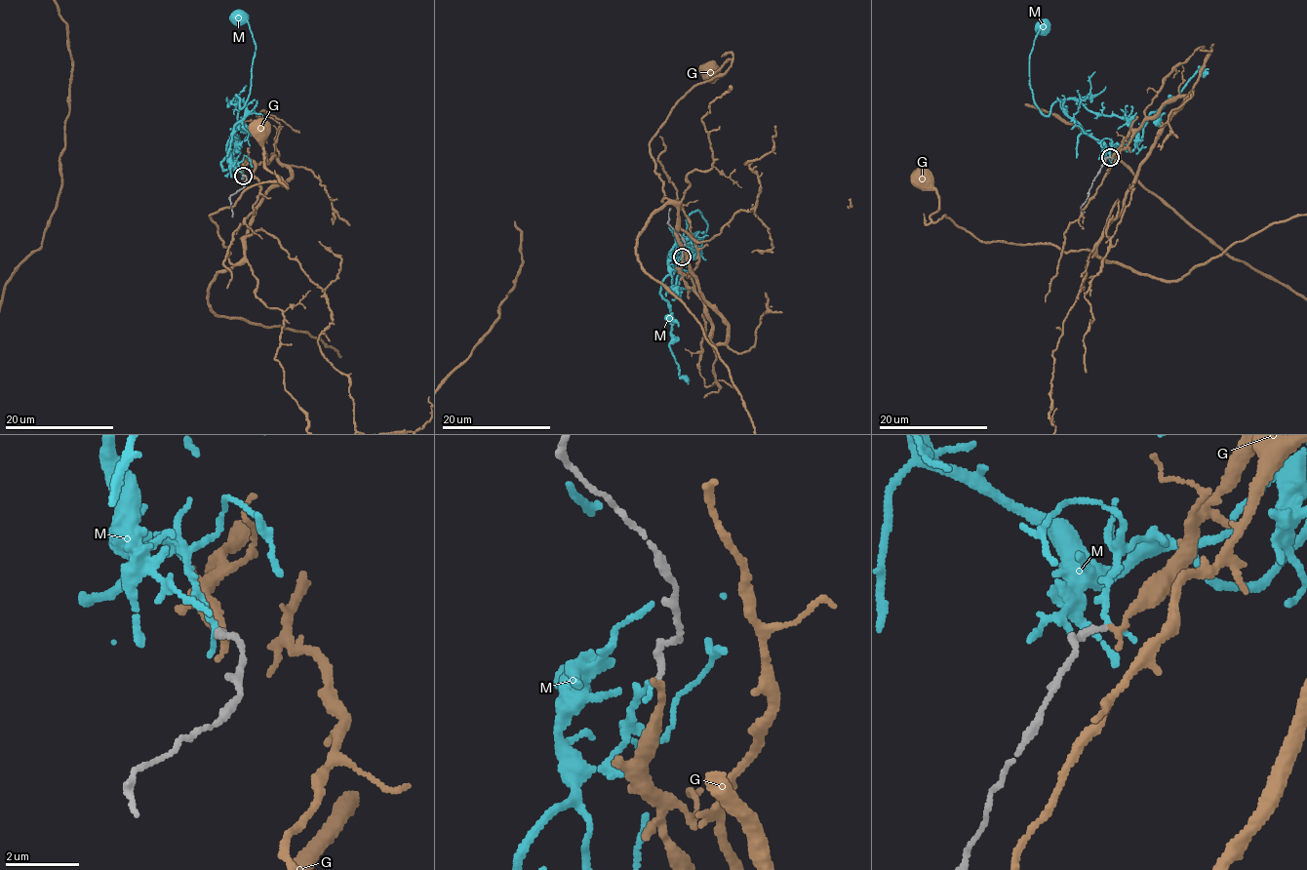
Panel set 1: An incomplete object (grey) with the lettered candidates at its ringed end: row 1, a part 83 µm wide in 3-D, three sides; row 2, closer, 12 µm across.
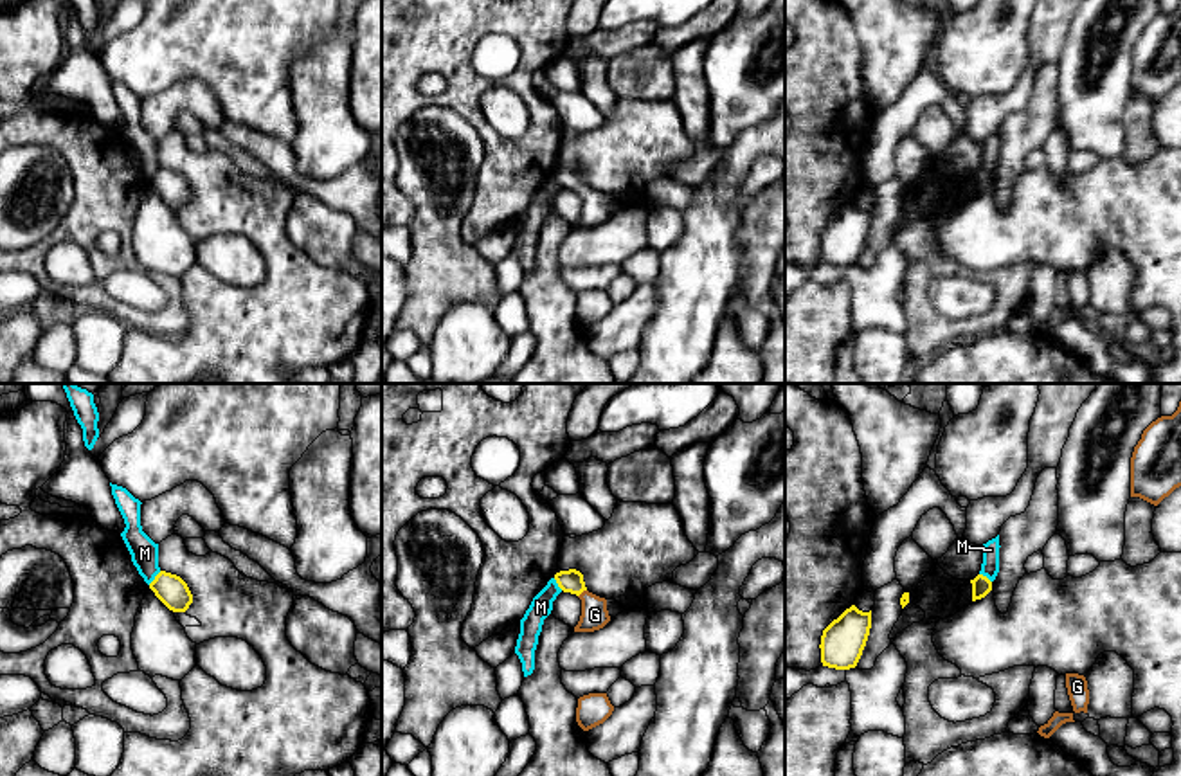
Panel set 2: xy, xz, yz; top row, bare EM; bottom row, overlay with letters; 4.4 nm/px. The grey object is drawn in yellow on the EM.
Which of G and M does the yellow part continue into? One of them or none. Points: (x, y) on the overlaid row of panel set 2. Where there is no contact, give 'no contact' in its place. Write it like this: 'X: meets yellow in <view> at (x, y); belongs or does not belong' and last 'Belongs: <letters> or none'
G: meets yellow in xz at (582, 591); belongs
M: meets yellow in xy at (155, 578); does not belong
Belongs: G

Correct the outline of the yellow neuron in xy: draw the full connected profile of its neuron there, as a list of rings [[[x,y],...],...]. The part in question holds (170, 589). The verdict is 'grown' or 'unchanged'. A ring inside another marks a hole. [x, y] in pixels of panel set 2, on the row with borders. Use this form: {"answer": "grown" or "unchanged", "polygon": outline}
{"answer": "unchanged", "polygon": [[[160,571],[149,583],[149,589],[173,612],[185,612],[193,603],[187,583],[176,574]]]}

